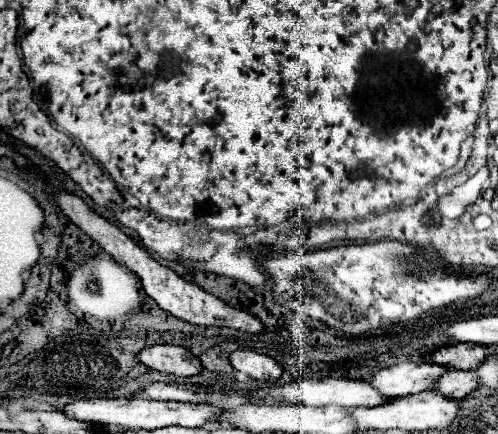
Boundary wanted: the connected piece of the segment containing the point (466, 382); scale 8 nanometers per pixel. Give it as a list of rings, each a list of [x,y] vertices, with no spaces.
[[[450,370],[430,390],[446,392],[446,396],[454,396],[456,400],[460,400],[466,394],[470,394],[476,388],[476,384],[478,384],[478,378],[476,378],[476,374],[472,370],[468,370],[468,372],[464,372],[464,370]]]

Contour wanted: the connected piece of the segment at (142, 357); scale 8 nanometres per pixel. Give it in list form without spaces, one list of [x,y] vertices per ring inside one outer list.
[[[154,344],[150,348],[146,346],[138,352],[138,360],[152,370],[176,374],[182,378],[194,376],[202,368],[202,364],[196,356],[192,356],[186,348],[172,346],[172,344]]]

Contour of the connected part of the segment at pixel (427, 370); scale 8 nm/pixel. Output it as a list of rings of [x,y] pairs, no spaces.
[[[422,360],[418,364],[402,362],[374,372],[370,384],[374,384],[374,388],[378,388],[378,392],[382,392],[384,396],[396,398],[428,390],[430,384],[438,380],[444,372],[446,372],[444,366],[438,366],[430,360]]]

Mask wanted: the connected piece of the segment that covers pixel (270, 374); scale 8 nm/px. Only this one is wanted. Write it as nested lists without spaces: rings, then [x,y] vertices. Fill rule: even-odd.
[[[236,350],[230,354],[230,364],[248,374],[258,382],[276,382],[282,374],[280,364],[276,364],[270,356],[258,354],[254,350]]]

